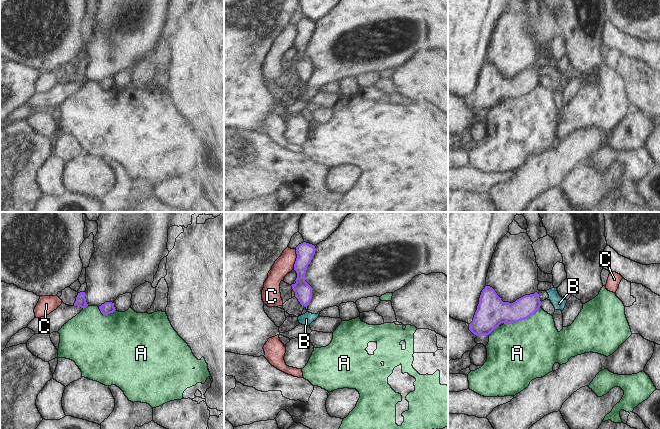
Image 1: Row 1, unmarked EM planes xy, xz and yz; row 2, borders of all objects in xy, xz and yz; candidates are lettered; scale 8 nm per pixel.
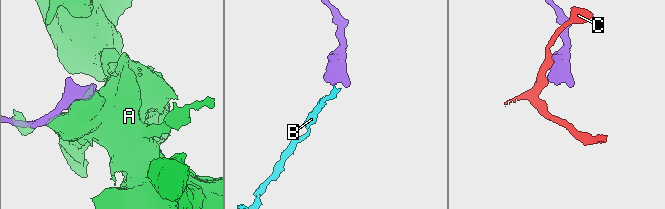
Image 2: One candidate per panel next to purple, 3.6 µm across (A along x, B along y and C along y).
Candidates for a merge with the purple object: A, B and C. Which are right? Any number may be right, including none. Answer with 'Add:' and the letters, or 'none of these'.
Add: none of these

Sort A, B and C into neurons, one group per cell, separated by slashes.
A / B / C

